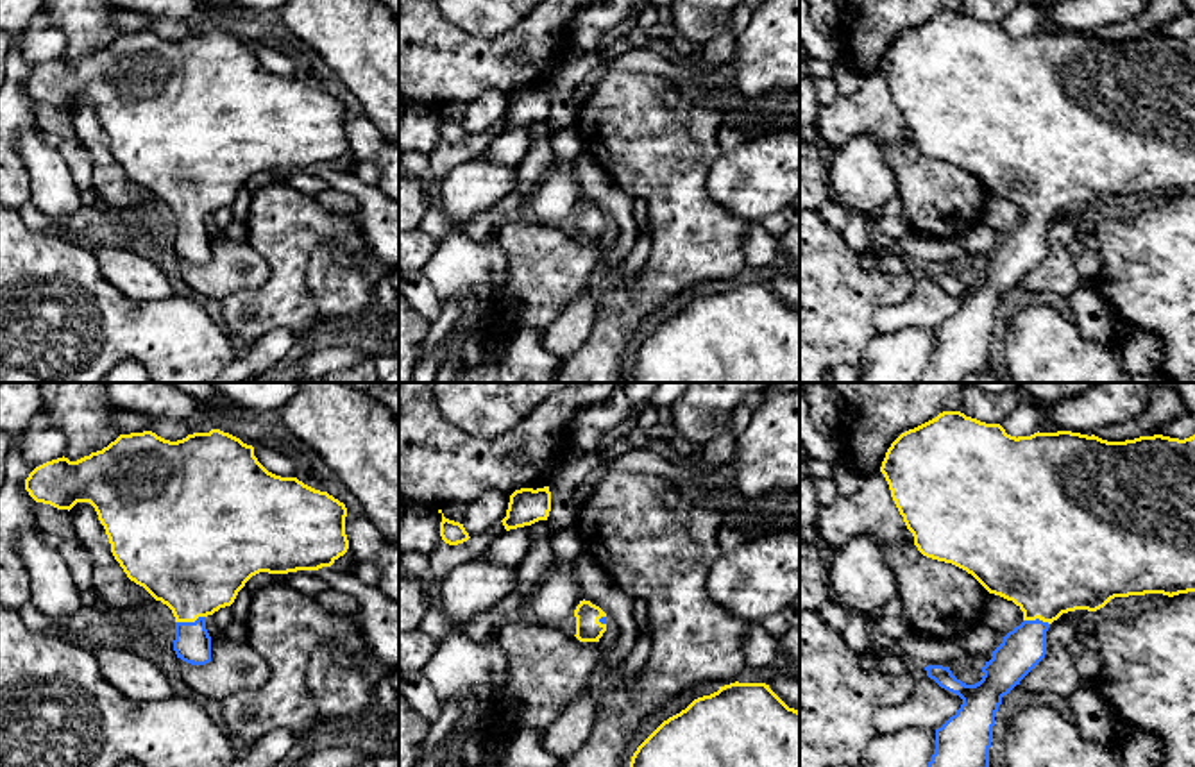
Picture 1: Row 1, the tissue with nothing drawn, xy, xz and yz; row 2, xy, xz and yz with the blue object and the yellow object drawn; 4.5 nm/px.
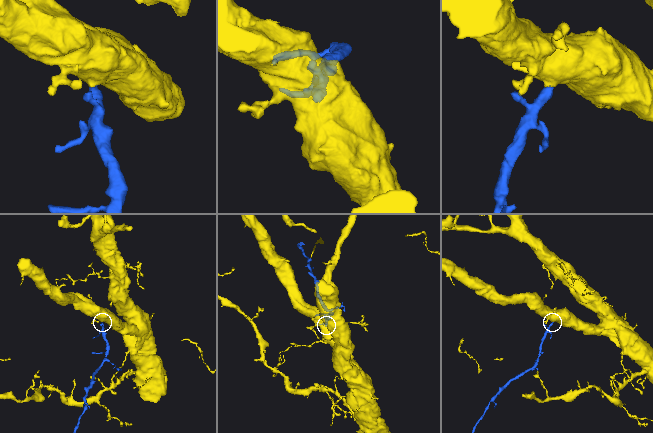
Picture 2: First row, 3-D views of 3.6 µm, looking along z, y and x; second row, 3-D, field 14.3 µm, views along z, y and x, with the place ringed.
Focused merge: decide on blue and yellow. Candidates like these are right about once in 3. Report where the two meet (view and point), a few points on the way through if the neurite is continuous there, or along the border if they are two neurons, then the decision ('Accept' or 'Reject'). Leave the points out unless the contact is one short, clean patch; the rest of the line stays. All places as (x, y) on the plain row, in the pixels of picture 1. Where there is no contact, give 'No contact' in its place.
Touches blue at xy (190, 222). Accept

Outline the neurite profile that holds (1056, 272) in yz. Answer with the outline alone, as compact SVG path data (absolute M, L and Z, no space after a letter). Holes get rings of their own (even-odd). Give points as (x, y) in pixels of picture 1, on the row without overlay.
M1088 209L1068 211L1054 220L1047 231L1045 257L1020 281L1020 288L1030 293L1055 293L1070 299L1082 284L1084 277L1075 265L1079 245L1077 222L1093 215Z

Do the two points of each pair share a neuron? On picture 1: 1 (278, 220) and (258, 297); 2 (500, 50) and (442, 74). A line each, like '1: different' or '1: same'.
1: same
2: same

